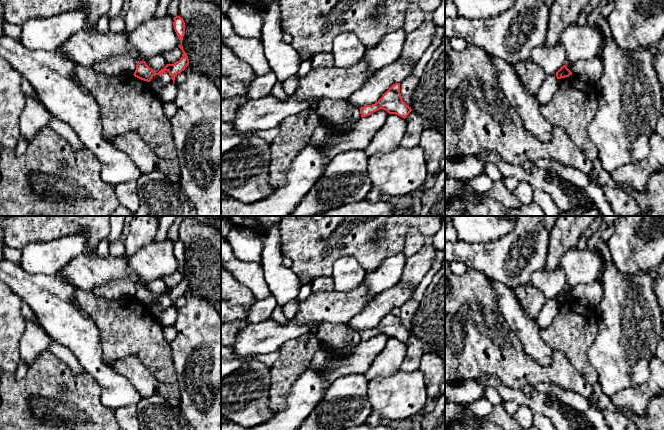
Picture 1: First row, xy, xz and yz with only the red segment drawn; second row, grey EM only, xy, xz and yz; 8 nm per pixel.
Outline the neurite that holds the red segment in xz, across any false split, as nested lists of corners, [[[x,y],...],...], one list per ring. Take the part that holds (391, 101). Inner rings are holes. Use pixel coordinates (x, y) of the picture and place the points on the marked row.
[[[400,83],[393,84],[375,104],[361,107],[360,114],[361,117],[366,117],[380,109],[404,119],[409,115],[412,109],[402,99]]]

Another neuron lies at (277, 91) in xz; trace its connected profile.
[[[278,81],[272,87],[270,94],[275,98],[283,101],[287,100],[289,97],[283,90],[282,82],[278,82]]]

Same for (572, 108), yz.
[[[575,75],[558,79],[557,90],[552,99],[540,106],[540,113],[553,126],[562,129],[590,161],[597,159],[597,149],[588,136],[588,126],[595,117],[598,108],[597,87],[581,81]]]

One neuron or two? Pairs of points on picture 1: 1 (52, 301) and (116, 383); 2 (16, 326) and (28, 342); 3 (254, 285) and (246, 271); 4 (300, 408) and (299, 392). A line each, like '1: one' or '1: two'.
1: one
2: two
3: one
4: one

